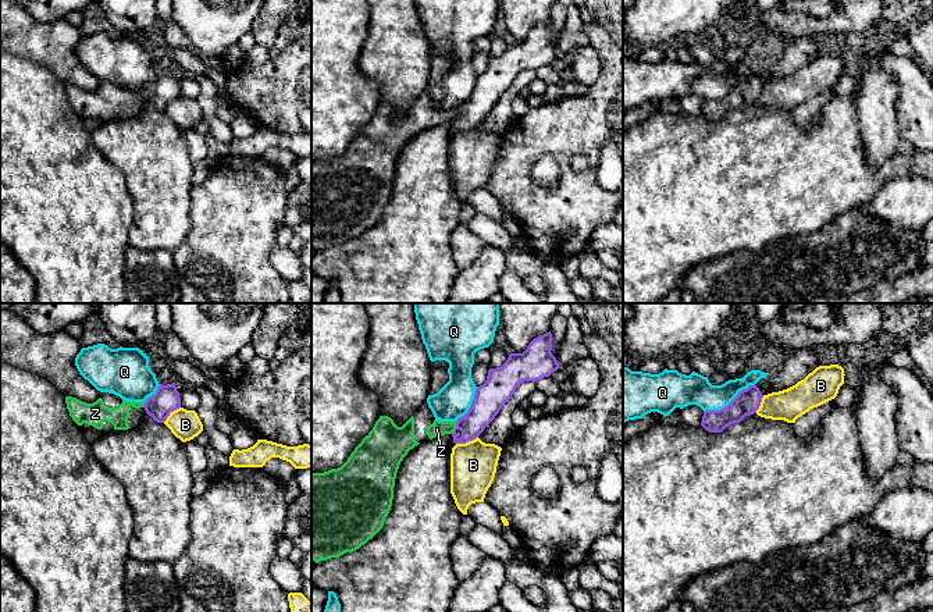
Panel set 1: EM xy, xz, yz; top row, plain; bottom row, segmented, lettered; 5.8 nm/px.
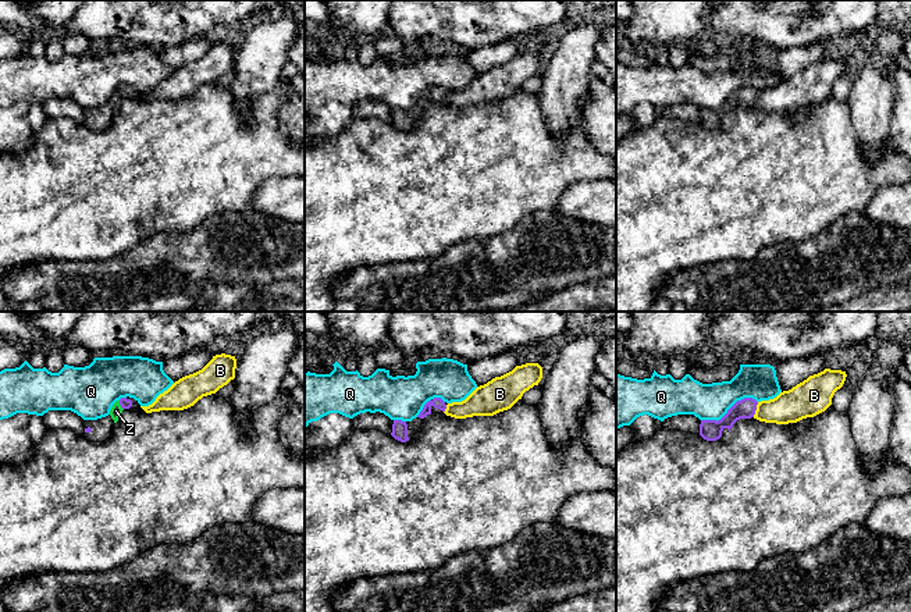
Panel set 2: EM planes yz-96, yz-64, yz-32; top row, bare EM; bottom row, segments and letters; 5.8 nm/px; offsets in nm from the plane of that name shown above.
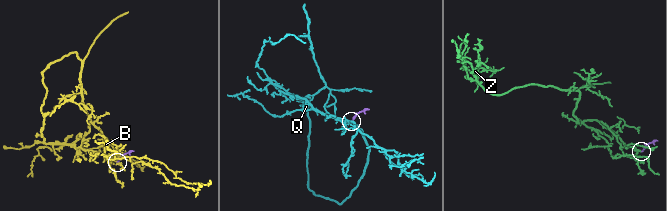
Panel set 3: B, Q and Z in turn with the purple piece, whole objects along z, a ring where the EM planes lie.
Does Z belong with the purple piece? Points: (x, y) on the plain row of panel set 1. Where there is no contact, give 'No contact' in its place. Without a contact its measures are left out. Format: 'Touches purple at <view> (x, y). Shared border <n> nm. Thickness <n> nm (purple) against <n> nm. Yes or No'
Touches purple at xz (456, 116). Shared border 80 nm. Thickness 180 nm (purple) against 90 nm. Yes

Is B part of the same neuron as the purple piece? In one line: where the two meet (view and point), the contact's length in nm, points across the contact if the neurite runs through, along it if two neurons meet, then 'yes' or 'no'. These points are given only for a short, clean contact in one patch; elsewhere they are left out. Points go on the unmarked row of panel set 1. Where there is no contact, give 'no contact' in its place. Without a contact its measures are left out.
xz (466, 130) | 140 nm | no

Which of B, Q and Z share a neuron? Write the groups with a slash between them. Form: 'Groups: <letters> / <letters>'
Groups: B / Q / Z

